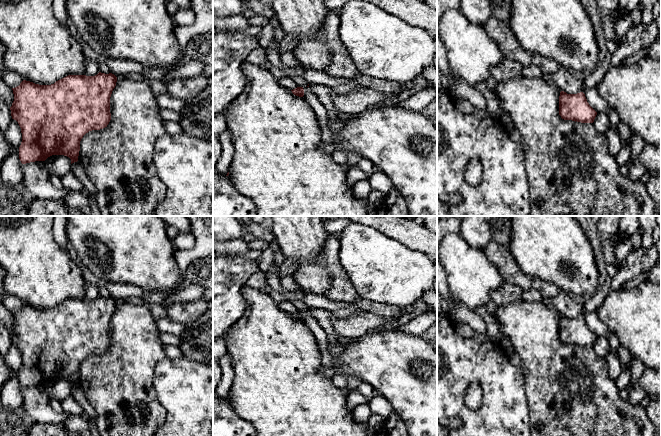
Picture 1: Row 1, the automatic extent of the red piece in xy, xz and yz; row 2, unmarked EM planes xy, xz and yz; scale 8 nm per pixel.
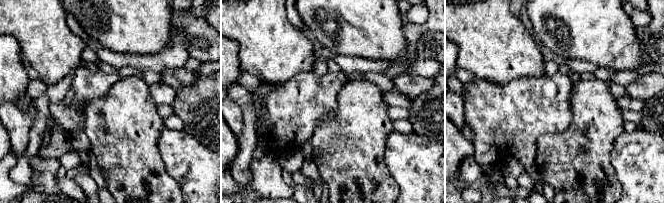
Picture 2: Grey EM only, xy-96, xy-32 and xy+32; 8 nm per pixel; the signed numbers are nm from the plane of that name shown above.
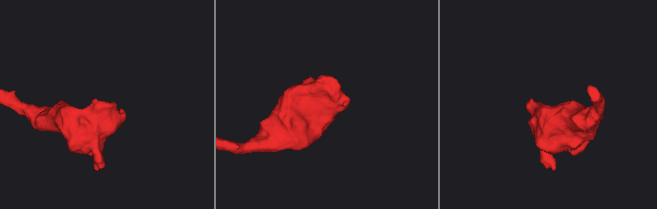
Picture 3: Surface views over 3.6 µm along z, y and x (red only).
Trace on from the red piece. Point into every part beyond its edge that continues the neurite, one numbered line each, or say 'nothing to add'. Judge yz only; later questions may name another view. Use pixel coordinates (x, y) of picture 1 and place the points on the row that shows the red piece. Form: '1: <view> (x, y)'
nothing to add

